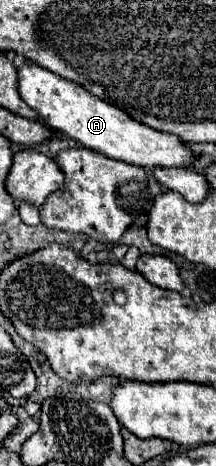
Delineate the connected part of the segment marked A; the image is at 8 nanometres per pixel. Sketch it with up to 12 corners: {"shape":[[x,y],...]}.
{"shape":[[32,62],[22,100],[48,128],[142,168],[192,168],[176,134]]}

